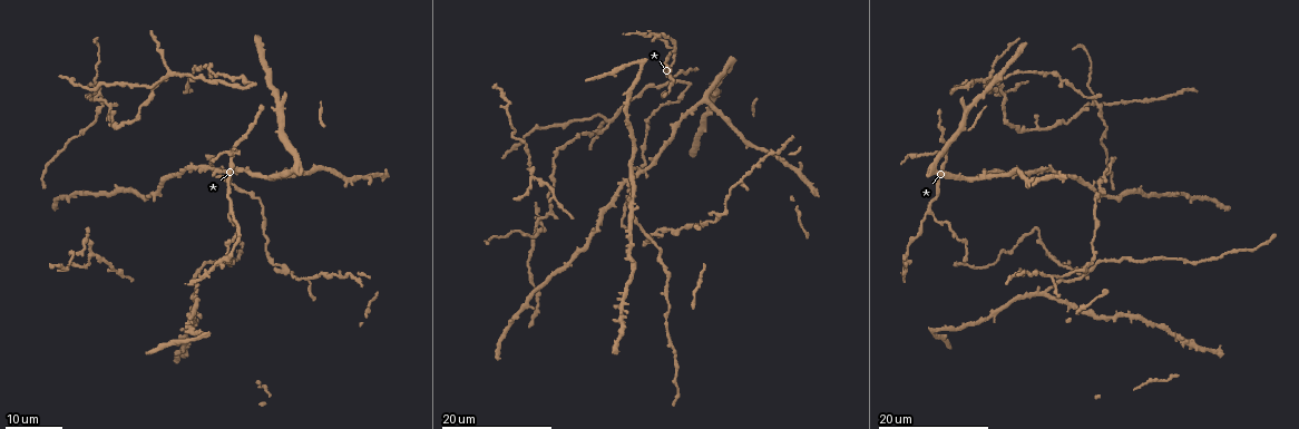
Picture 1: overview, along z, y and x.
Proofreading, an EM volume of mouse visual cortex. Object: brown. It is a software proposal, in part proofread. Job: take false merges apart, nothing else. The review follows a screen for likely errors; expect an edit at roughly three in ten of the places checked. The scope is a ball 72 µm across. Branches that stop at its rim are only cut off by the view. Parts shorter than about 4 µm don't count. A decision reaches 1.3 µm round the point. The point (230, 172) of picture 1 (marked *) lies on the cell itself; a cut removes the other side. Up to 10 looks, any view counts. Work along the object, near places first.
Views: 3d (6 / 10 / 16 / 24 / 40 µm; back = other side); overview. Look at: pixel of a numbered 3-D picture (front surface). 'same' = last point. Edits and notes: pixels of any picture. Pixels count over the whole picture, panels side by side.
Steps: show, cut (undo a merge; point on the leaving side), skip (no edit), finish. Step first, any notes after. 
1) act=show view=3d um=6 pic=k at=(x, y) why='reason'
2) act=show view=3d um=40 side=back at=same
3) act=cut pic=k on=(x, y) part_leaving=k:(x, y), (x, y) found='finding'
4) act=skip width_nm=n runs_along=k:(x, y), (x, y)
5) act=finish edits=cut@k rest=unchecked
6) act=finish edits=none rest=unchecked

act=show view=3d um=16 pic=1 at=(90, 257)

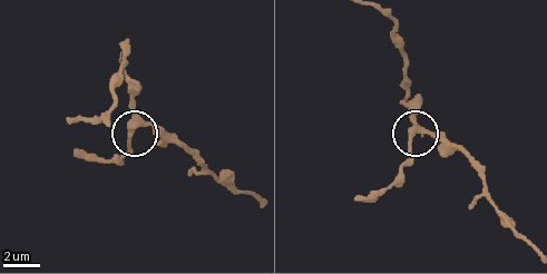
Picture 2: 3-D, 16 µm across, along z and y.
act=show view=3d um=10 pic=2 at=(411, 135) why='closer look'

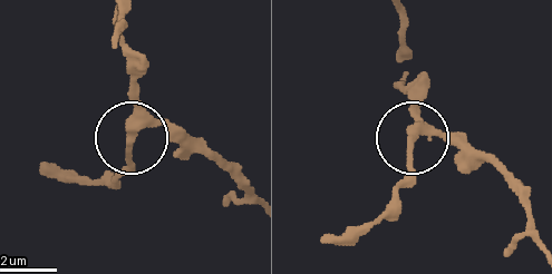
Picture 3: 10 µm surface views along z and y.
act=skip arms=3 found='one cell here'

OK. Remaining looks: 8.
act=show view=3d um=24 pic=1 at=(537, 223) why='four or more arms meet'

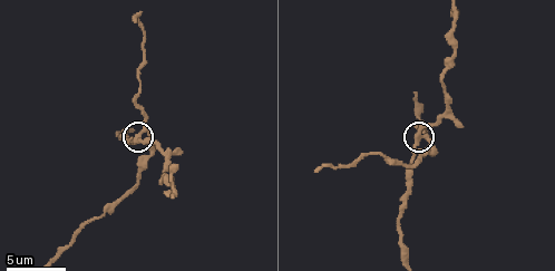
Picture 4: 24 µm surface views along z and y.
act=show view=3d um=6 pic=4 at=(420, 140) why='zoom in'

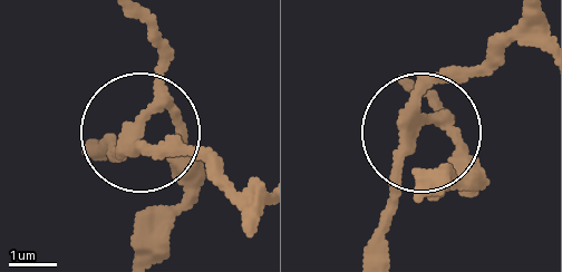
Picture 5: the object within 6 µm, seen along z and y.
act=cut pic=5 on=(459, 164) arms=4 part_leaving=5:(443, 123), (463, 147), (463, 180), (435, 183) found='two cells meet here'

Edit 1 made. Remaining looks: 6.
act=show view=overview

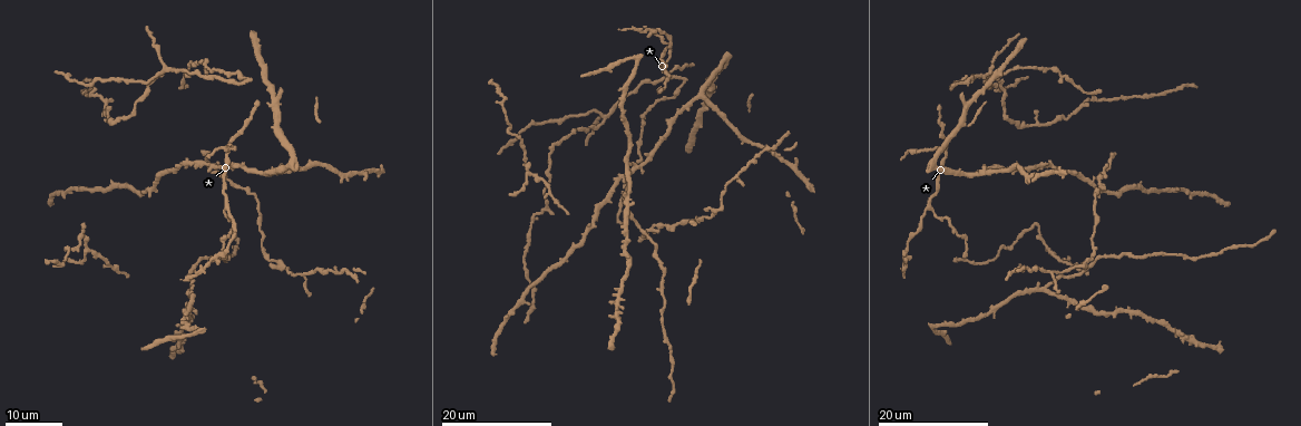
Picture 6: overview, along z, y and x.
act=show view=3d um=24 pic=6 at=(610, 199)

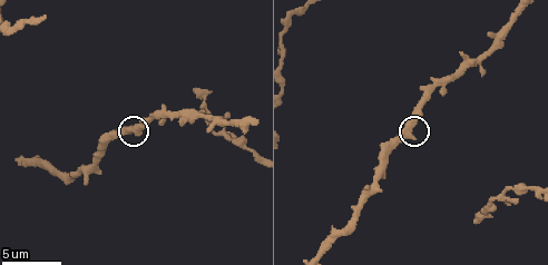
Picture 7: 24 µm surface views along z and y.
act=show view=3d um=6 pic=7 at=(411, 134)

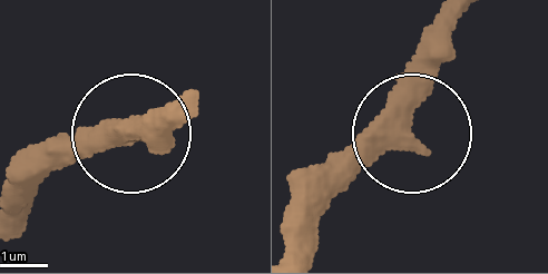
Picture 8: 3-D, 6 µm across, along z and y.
act=skip runs_along=8:(461, 18), (405, 134), (330, 206) found='continuous, no second cell'

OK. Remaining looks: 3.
act=show view=3d um=24 pic=6 at=(304, 274) why='three arms meet'

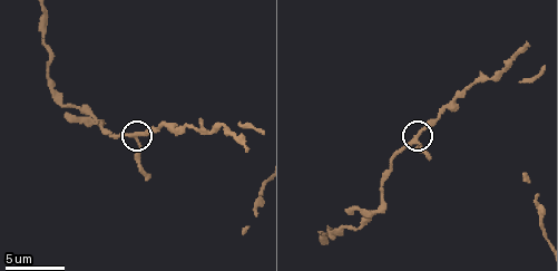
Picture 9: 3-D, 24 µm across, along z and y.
act=show view=3d um=10 pic=9 at=(136, 137)

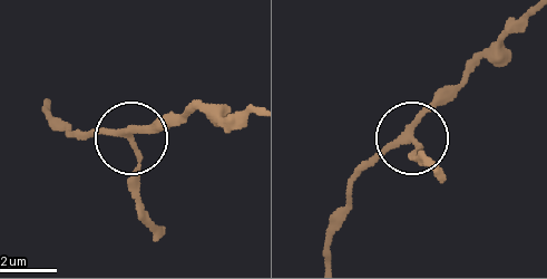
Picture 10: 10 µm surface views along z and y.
act=skip arms=3 runs_along=10:(47, 105), (69, 134), (134, 136), (167, 122) found='one cell here'

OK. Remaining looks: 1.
act=finish edits=cut@5 rest=unchecked

